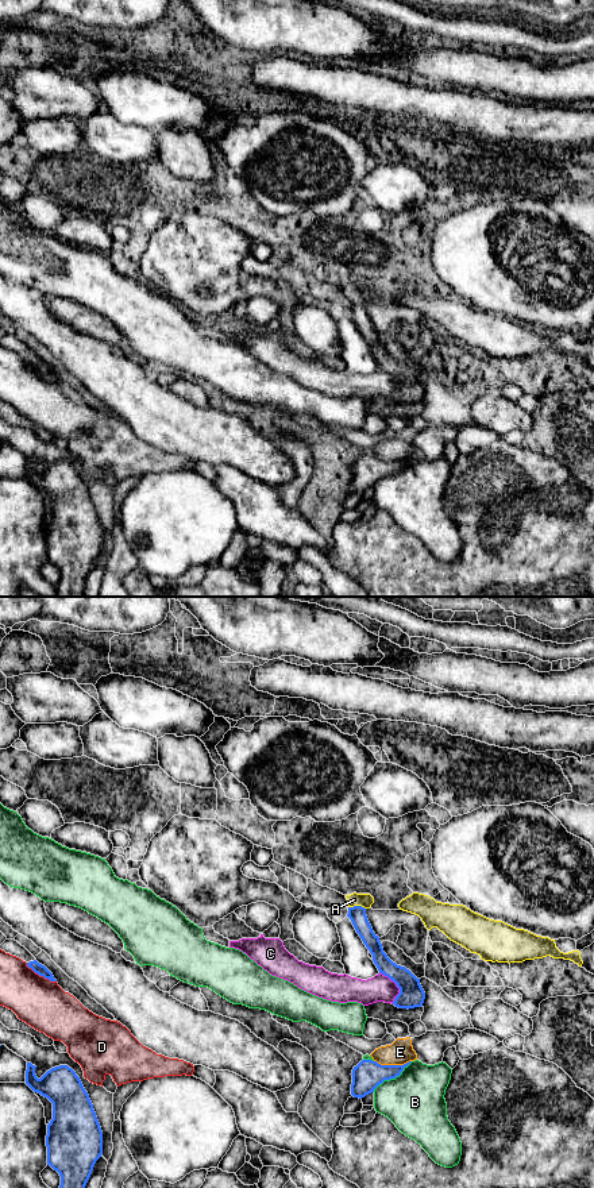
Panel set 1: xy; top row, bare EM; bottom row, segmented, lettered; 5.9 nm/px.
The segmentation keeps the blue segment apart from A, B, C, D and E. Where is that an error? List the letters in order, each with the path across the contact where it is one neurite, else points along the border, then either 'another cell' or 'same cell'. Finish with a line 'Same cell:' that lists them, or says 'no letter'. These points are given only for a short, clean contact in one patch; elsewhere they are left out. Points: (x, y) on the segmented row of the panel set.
A: border xy (348, 906), (362, 906), (365, 909); another cell
B: another cell
C: border xy (380, 972), (386, 975), (398, 988), (393, 1003); another cell
D: another cell
E: another cell
Same cell: no letter

